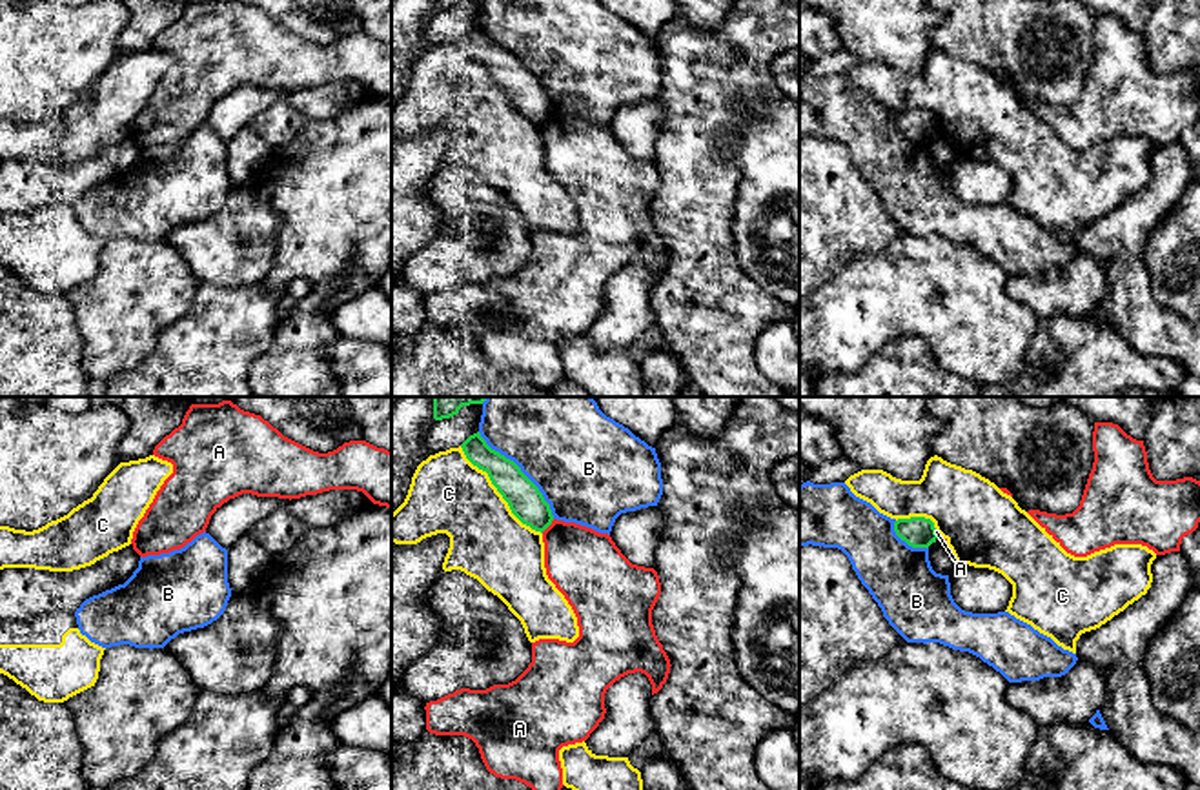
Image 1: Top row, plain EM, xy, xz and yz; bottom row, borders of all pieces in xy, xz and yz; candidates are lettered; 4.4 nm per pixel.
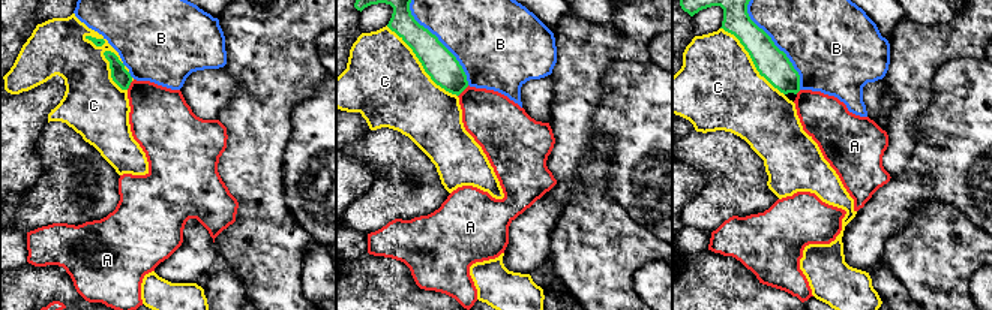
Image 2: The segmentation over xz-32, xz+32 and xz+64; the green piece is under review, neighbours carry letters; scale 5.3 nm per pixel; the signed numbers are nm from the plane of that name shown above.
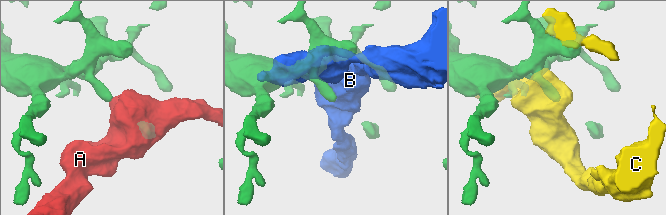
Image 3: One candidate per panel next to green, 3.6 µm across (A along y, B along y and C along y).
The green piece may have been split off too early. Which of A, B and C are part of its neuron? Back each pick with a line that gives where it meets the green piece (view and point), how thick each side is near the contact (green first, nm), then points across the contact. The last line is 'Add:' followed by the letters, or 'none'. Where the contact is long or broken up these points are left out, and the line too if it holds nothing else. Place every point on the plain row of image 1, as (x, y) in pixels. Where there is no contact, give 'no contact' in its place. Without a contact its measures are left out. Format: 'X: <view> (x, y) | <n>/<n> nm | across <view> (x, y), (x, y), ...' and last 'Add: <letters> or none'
Add: none

